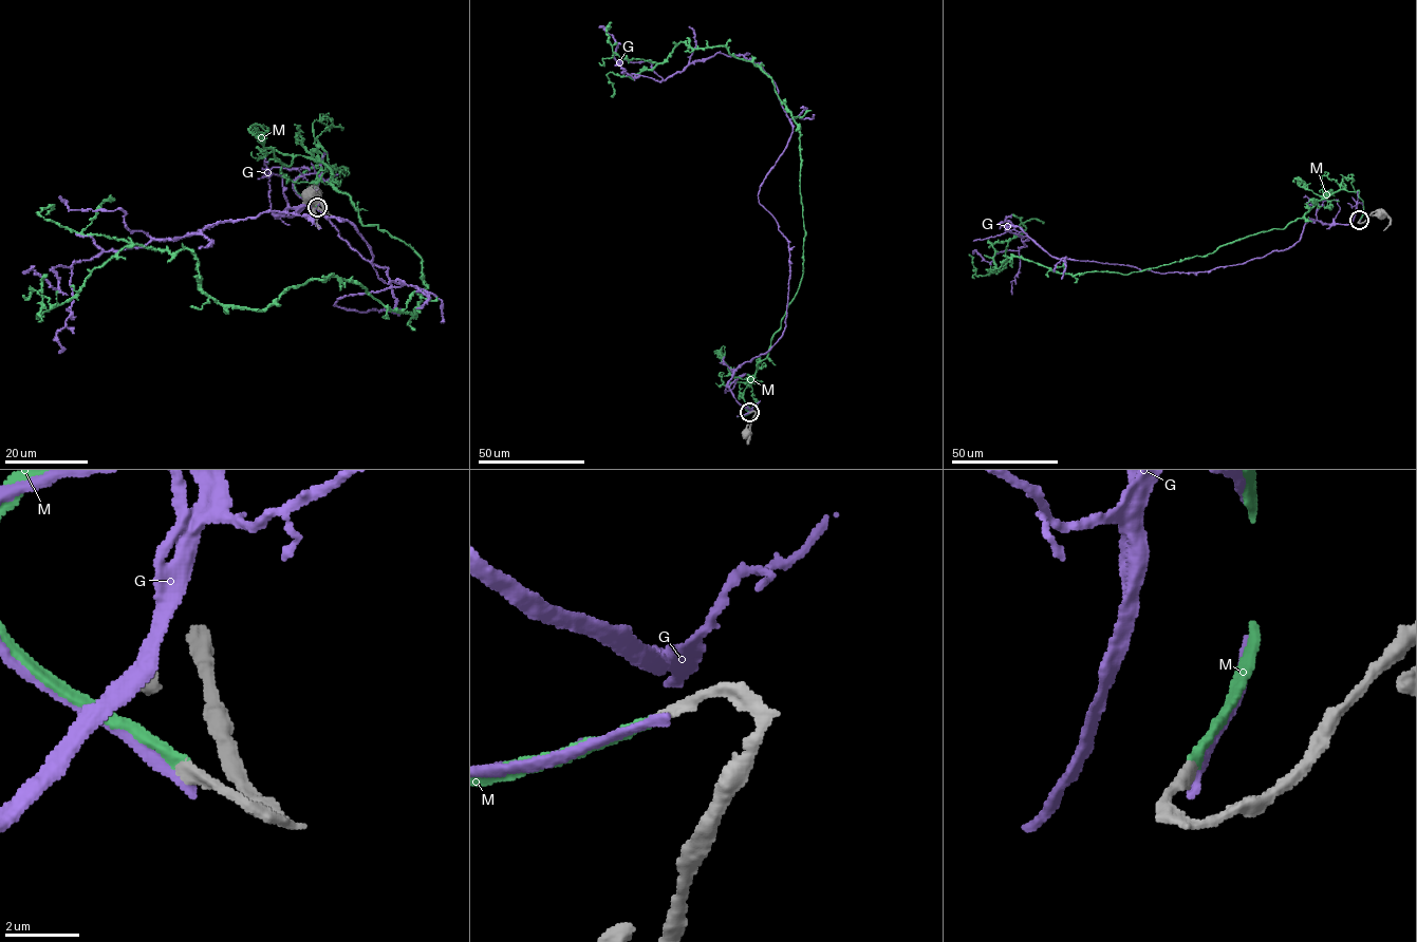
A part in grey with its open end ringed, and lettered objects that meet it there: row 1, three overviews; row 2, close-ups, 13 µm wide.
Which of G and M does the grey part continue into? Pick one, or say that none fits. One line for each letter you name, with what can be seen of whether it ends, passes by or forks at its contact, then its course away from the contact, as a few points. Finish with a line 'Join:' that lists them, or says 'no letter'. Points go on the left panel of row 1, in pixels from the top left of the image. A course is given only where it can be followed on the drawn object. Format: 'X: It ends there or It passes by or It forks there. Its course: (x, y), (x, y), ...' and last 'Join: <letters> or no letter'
M: It ends there. Its course: (318, 207), (304, 148), (422, 258), (415, 315), (336, 277), (234, 307), (130, 245), (37, 316), (44, 274)
Join: M

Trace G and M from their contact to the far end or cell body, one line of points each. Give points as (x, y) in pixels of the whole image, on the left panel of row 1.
G: (317, 208), (312, 174), (274, 215), (316, 208), (393, 311), (334, 305), (401, 286), (338, 218), (22, 272)
M: (318, 207), (304, 148), (422, 258), (415, 315), (336, 277), (234, 307), (130, 245), (37, 316), (44, 274)

